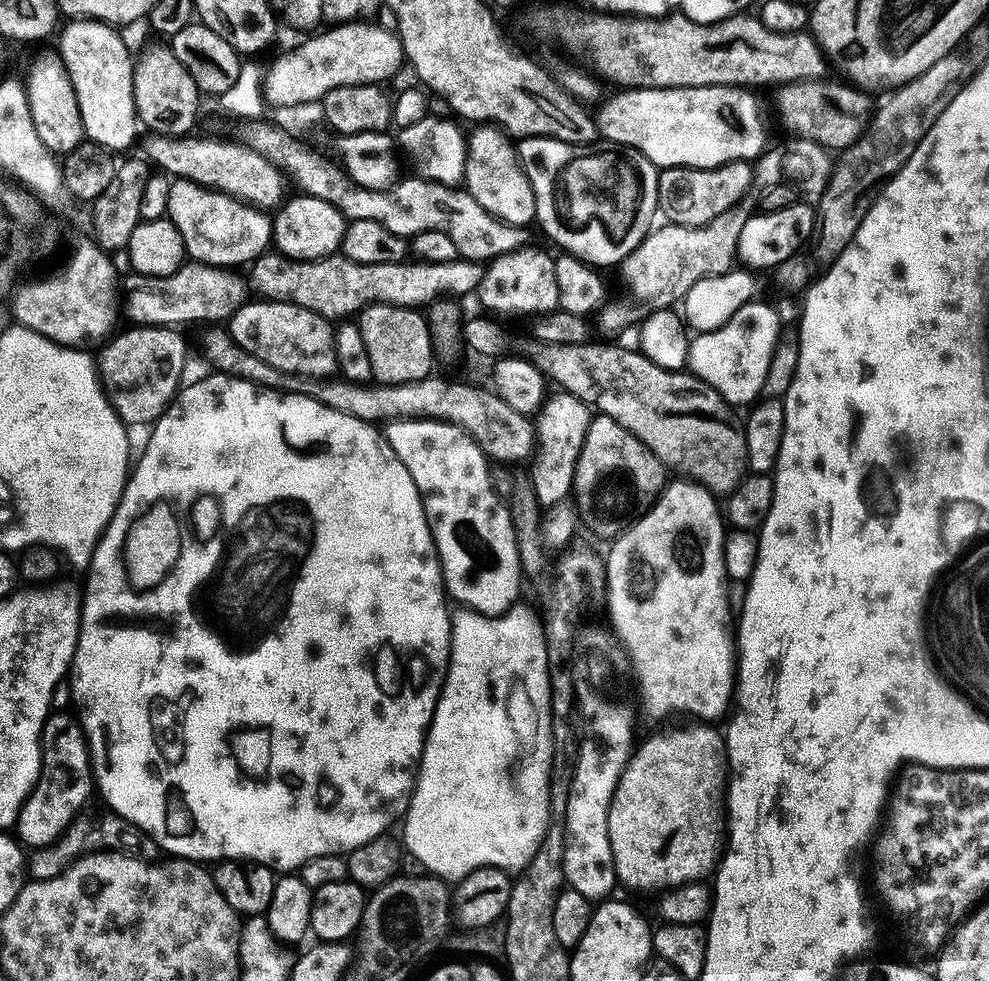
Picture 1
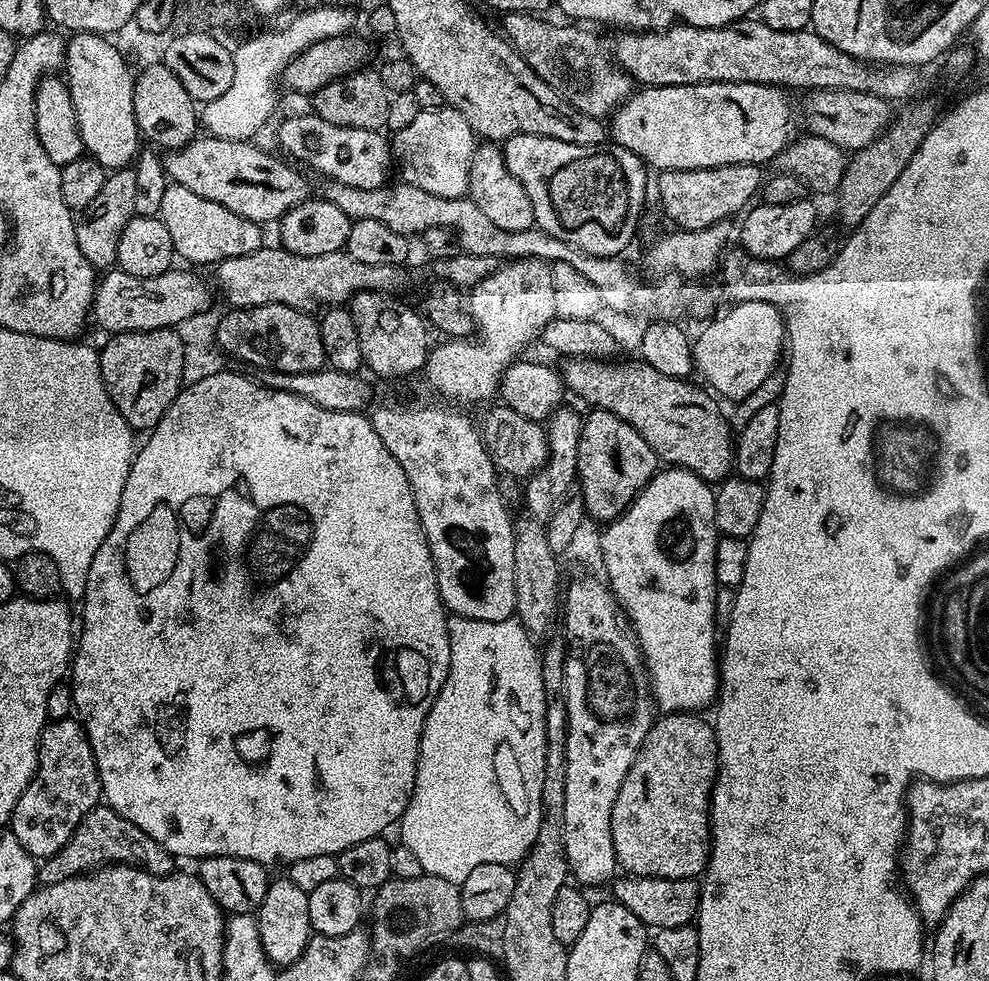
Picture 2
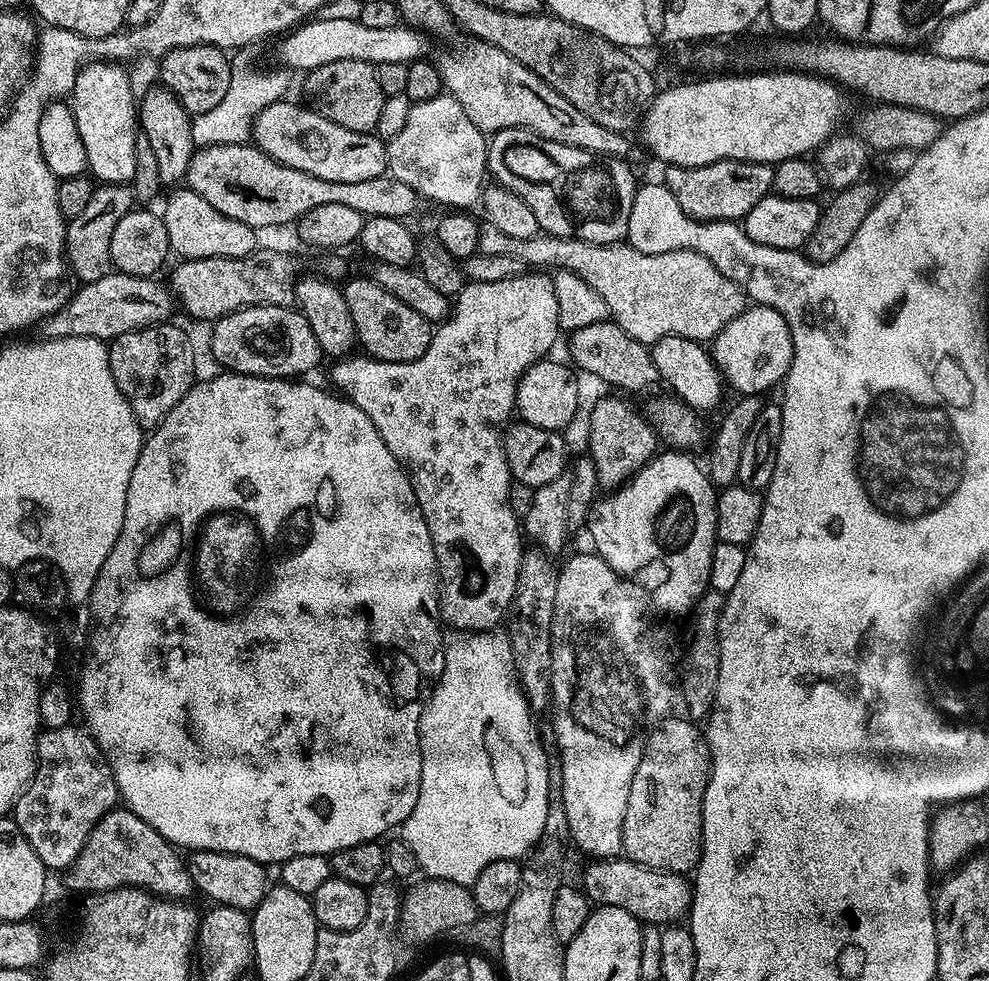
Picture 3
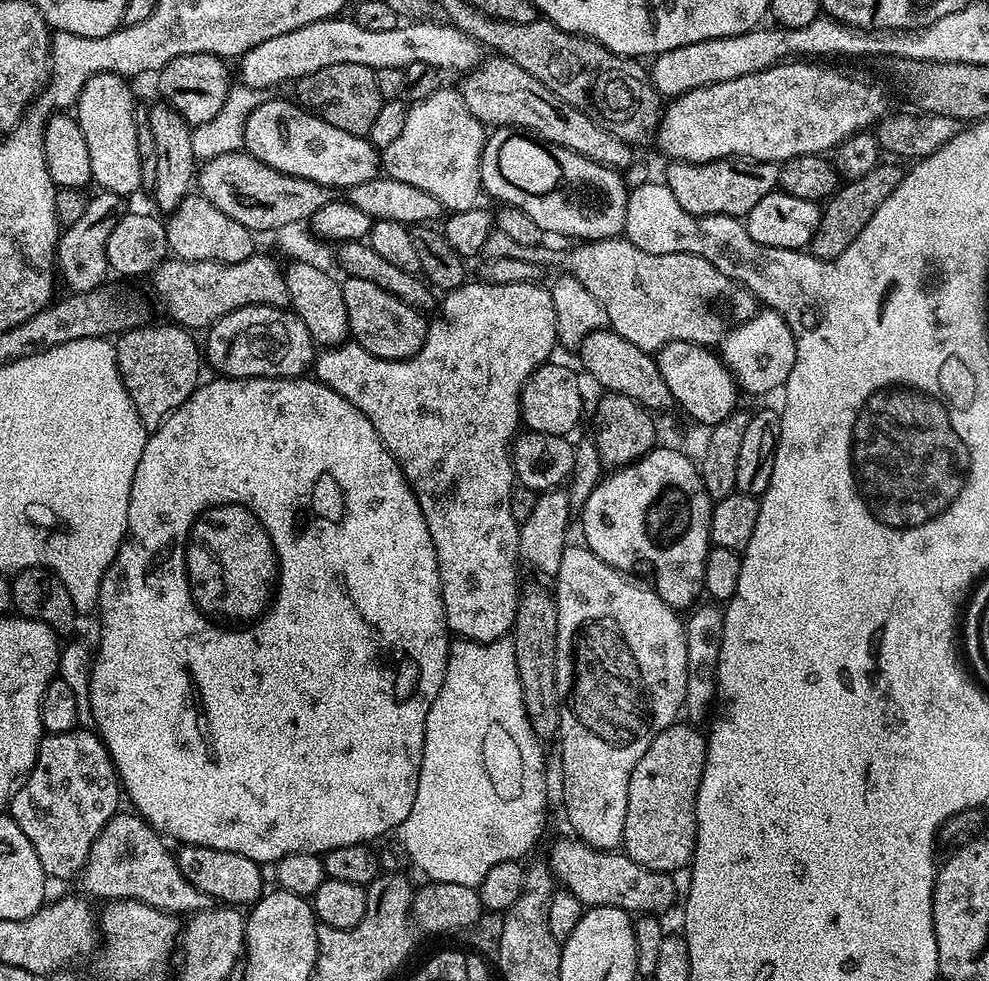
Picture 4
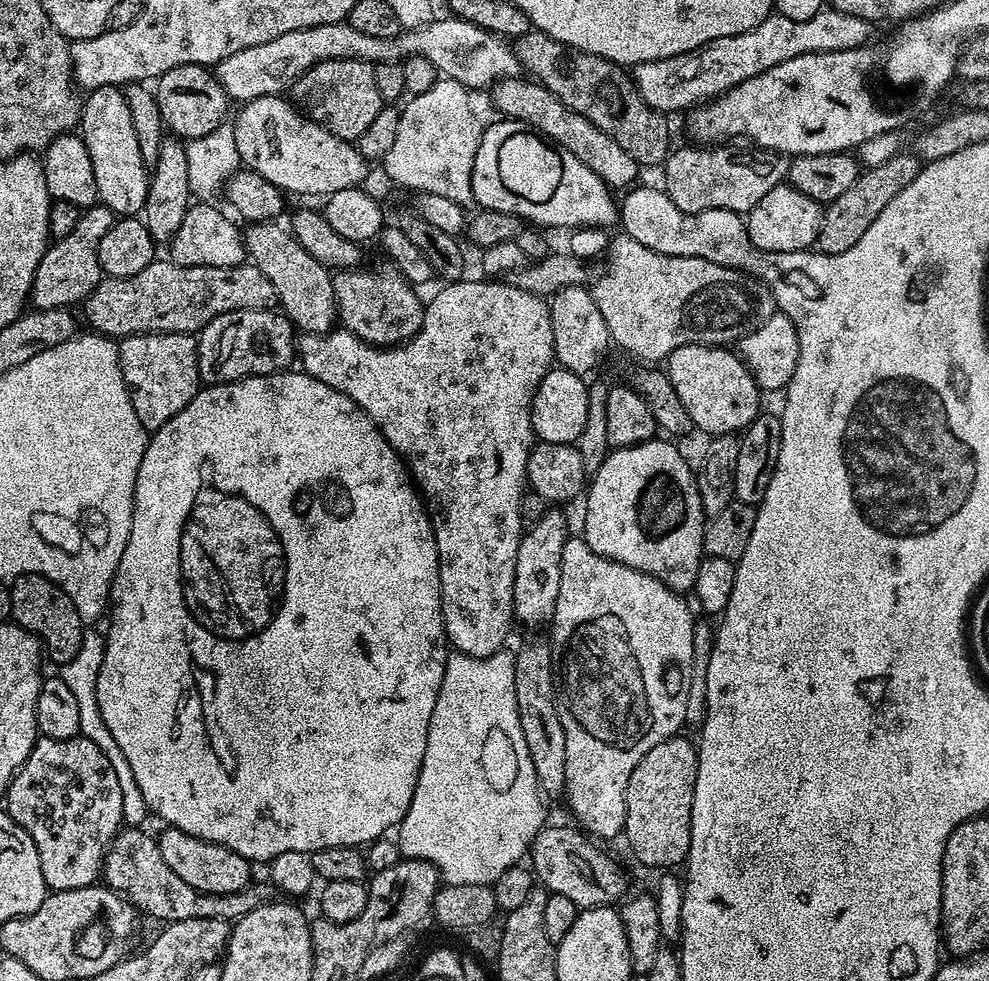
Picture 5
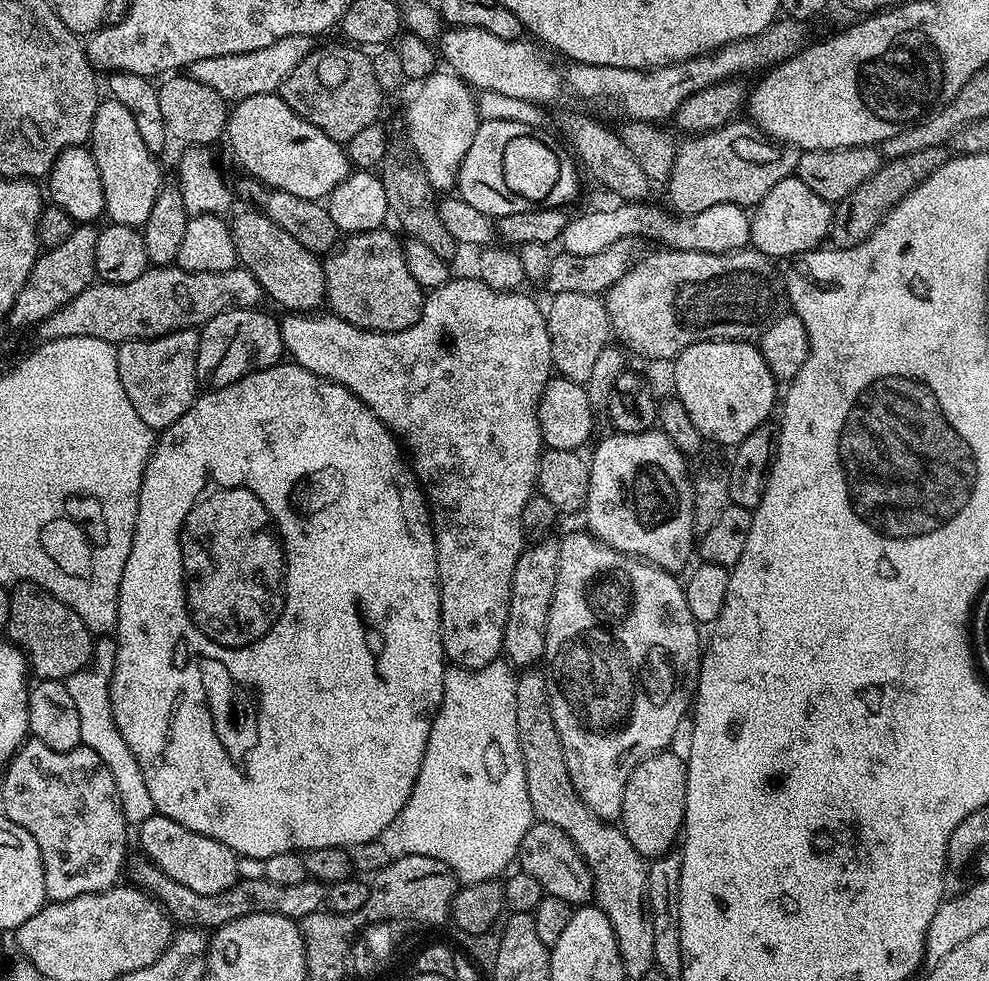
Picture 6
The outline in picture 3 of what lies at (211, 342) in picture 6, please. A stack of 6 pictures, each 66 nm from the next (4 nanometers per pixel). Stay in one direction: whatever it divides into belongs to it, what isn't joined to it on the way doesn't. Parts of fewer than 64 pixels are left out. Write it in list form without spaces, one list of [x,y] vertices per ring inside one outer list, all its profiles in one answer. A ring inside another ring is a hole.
[[[263,304],[257,308],[243,308],[232,312],[229,316],[221,316],[211,325],[212,356],[221,364],[221,369],[238,372],[246,376],[271,376],[273,378],[300,378],[319,360],[322,353],[318,346],[318,338],[314,338],[314,330],[310,330],[310,322],[295,307],[279,308]]]

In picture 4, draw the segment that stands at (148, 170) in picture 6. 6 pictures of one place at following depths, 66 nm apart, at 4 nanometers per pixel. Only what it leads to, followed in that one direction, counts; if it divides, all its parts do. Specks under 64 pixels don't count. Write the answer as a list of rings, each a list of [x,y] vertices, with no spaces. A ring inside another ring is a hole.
[[[99,72],[98,74],[89,78],[88,81],[82,86],[82,90],[80,91],[80,96],[75,102],[74,105],[74,115],[76,121],[80,123],[80,129],[82,130],[83,136],[86,138],[86,146],[90,149],[90,170],[92,171],[92,179],[95,183],[99,185],[103,191],[113,192],[114,194],[118,194],[119,196],[123,196],[125,198],[131,197],[131,192],[139,193],[141,191],[140,187],[140,159],[138,158],[138,134],[136,133],[136,114],[138,111],[138,105],[132,101],[132,88],[127,79],[123,76],[116,76],[112,72]]]

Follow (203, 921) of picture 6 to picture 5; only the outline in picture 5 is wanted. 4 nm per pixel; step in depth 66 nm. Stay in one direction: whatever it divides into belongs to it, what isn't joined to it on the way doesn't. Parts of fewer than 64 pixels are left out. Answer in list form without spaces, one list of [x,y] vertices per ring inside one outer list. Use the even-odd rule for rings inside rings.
[[[140,826],[121,827],[112,839],[108,855],[104,858],[104,871],[102,873],[103,883],[107,887],[113,888],[115,892],[119,892],[120,895],[128,897],[128,901],[141,913],[149,912],[154,919],[164,920],[160,922],[167,922],[168,924],[182,922],[186,918],[218,918],[219,920],[235,922],[241,920],[246,914],[250,914],[250,910],[267,904],[273,899],[274,889],[271,883],[250,882],[242,890],[234,890],[234,894],[222,894],[221,896],[198,891],[187,882],[182,882],[182,878],[178,878],[178,874],[174,874],[174,870],[170,870],[170,866],[166,866],[166,858],[162,858],[162,850],[157,837],[151,836],[148,832],[143,832],[144,830]]]

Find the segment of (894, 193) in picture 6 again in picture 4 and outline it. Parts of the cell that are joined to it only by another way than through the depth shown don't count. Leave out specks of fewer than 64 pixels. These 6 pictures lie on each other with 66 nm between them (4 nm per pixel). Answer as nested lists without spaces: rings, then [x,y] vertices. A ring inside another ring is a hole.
[[[881,162],[874,170],[870,170],[870,174],[862,174],[862,178],[847,181],[843,186],[837,187],[823,205],[818,230],[810,245],[811,255],[817,256],[820,260],[838,258],[838,254],[846,251],[850,242],[854,242],[854,238],[858,238],[858,234],[866,230],[866,222],[874,218],[874,210],[878,210],[878,206],[886,202],[886,198],[898,186],[904,174],[903,167],[899,168],[896,164]]]

